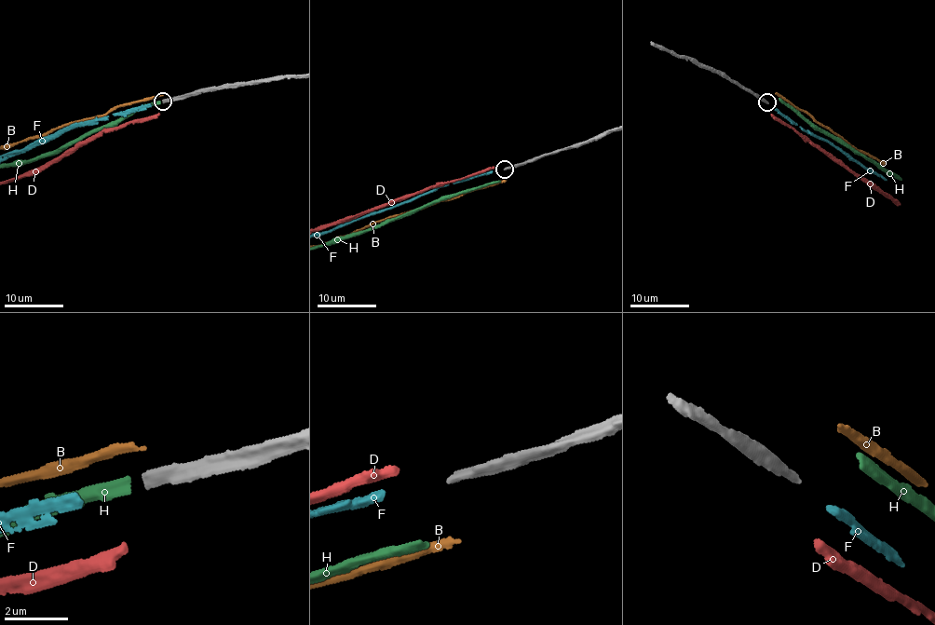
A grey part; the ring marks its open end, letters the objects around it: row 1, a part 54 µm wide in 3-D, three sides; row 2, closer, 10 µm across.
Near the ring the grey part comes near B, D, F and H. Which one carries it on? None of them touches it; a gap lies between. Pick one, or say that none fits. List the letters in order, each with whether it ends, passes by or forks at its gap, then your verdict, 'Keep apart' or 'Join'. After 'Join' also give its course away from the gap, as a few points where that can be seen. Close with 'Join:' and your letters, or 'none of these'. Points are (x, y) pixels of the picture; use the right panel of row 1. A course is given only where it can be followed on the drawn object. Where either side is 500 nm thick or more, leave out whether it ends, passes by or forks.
B: It ends there. Keep apart
D: It ends there. Keep apart
F: It ends there. Join
H: It ends there. Keep apart
Join: F

